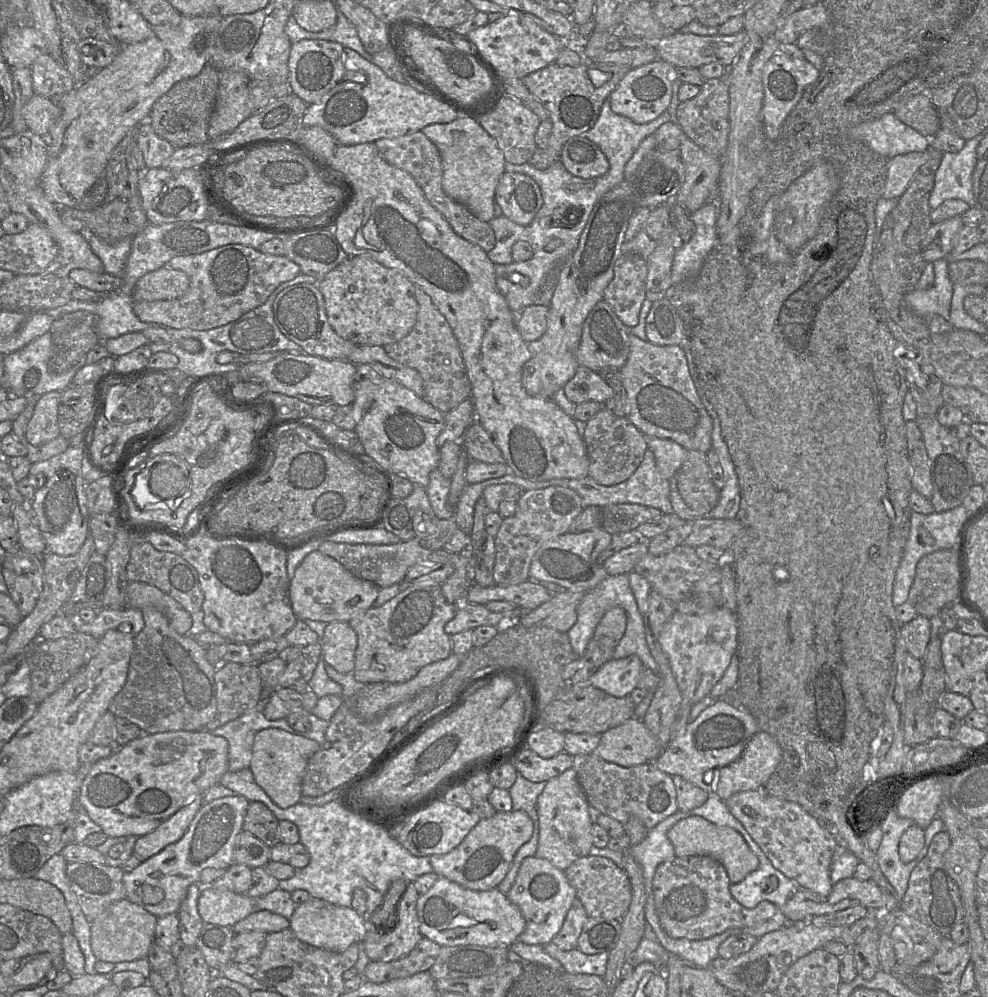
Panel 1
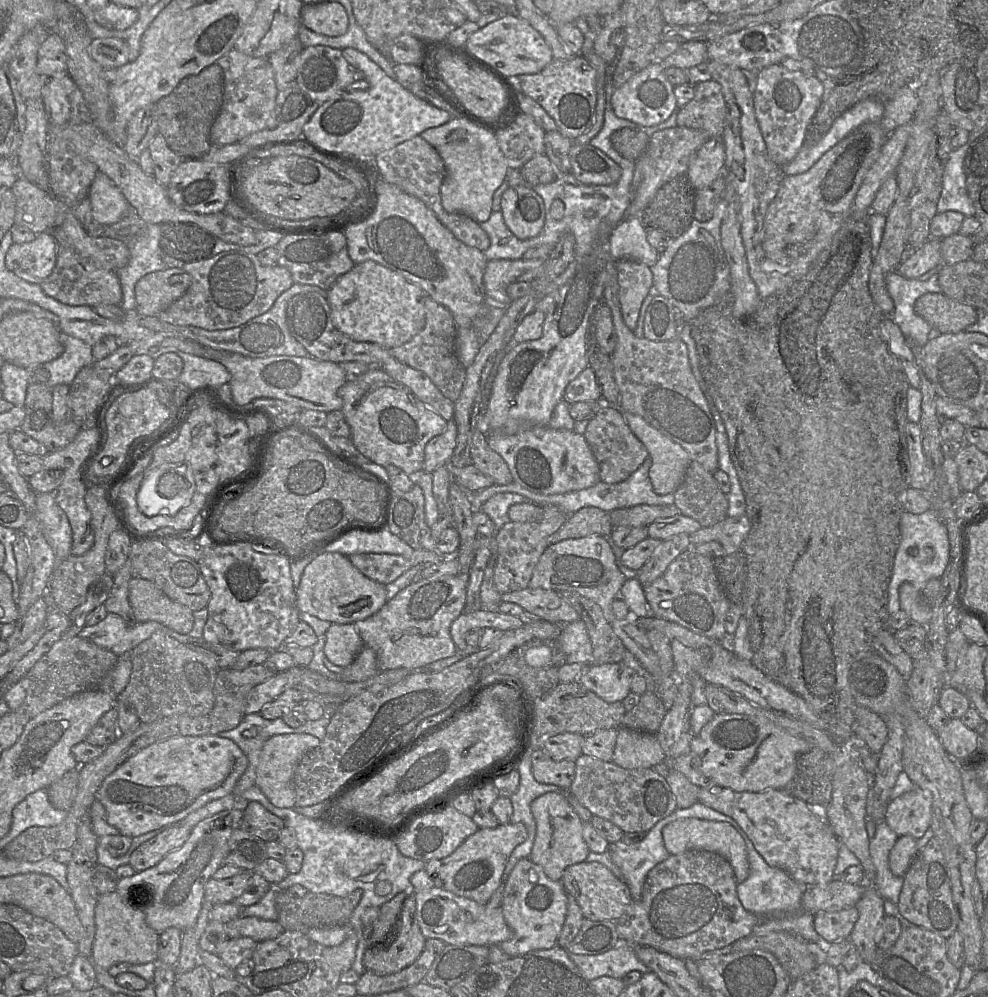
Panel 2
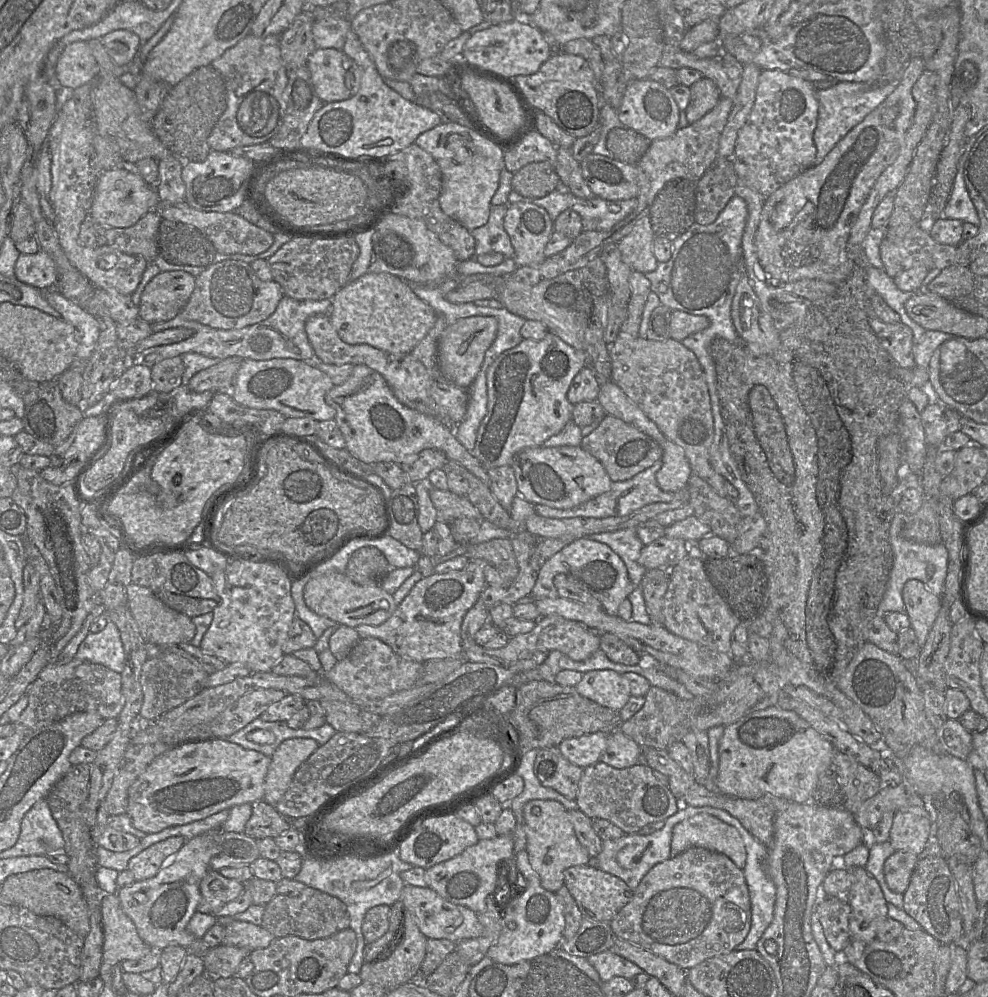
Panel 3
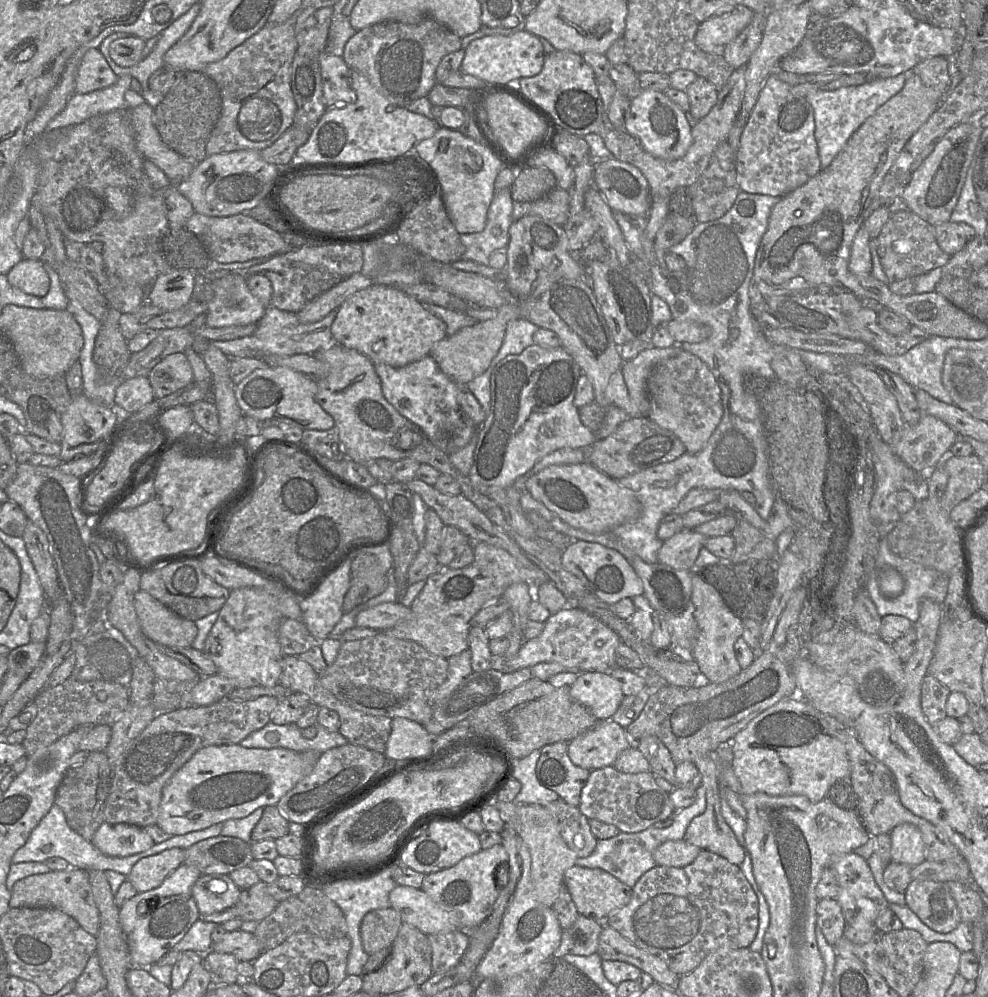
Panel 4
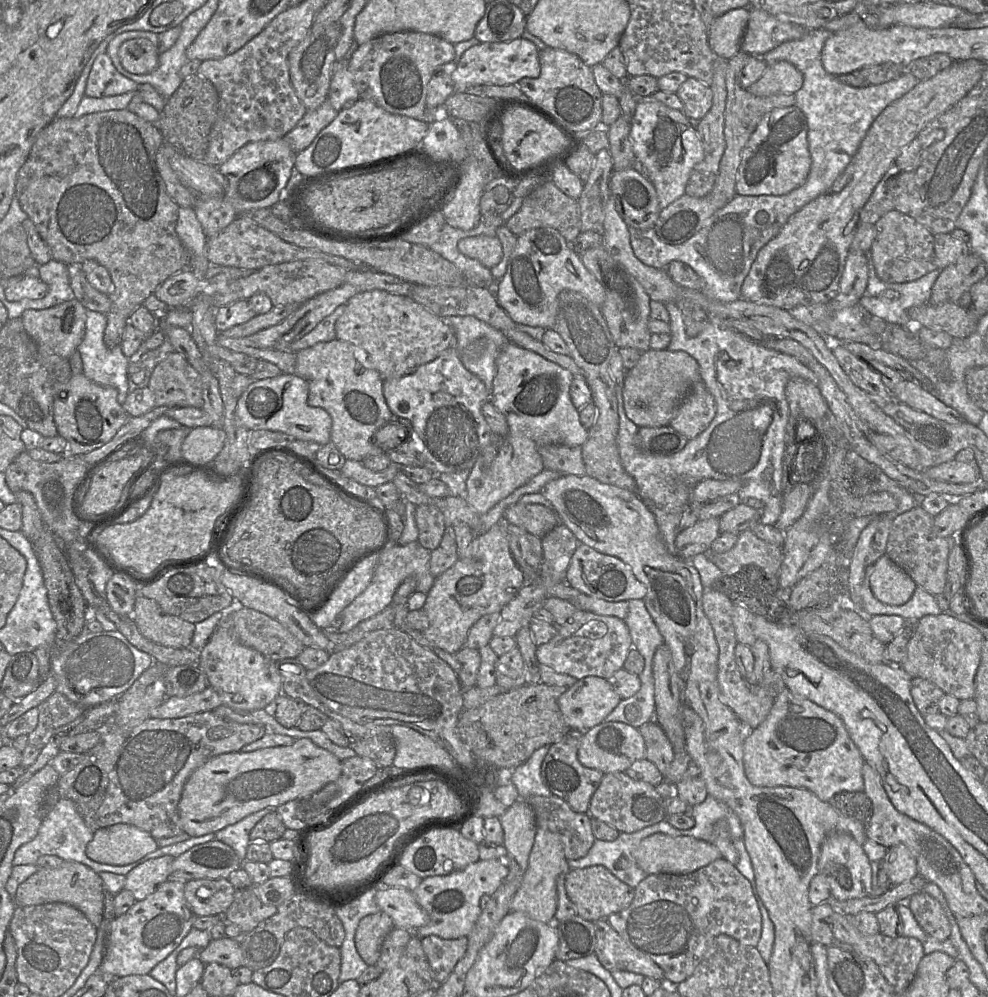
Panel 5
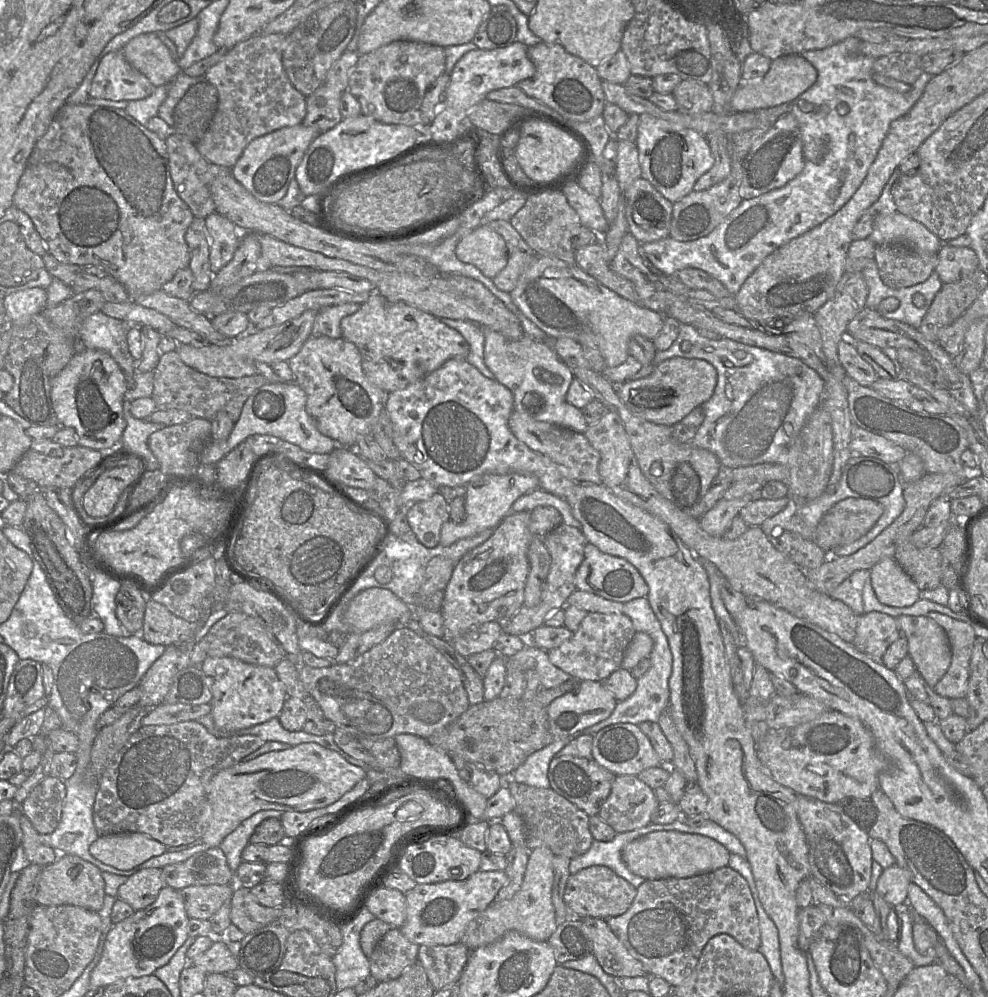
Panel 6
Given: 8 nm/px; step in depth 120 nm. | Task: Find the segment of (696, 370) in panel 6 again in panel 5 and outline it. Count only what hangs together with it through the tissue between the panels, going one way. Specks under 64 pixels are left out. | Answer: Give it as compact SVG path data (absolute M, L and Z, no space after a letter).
M650 348L642 352L637 364L626 372L622 385L625 412L638 427L667 426L676 415L681 401L692 385L699 380L701 380L701 375L698 362L687 352Z

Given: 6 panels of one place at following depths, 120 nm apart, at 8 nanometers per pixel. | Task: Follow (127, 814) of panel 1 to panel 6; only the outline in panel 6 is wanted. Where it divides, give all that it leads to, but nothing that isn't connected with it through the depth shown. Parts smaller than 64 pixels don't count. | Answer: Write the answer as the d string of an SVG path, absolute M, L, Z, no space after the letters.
M313 742L270 751L250 761L241 761L219 771L208 784L207 798L212 808L212 818L200 841L207 844L208 848L219 847L222 840L242 821L261 810L308 811L326 807L339 800L366 777L366 769L348 763L337 752Z

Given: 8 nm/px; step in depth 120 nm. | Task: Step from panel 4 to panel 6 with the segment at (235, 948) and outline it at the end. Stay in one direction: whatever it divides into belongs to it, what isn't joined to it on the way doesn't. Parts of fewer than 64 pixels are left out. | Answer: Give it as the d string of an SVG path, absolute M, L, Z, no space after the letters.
M215 938L211 947L195 957L191 964L202 969L206 974L233 971L239 968L238 959L230 951L226 939Z

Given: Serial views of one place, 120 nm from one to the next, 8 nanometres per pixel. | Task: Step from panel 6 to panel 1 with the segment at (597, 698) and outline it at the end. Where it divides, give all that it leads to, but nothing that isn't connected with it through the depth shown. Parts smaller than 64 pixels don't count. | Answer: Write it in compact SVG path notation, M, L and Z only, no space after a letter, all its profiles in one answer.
M636 655L611 659L589 678L588 683L613 697L623 698L637 688L643 670L644 666Z

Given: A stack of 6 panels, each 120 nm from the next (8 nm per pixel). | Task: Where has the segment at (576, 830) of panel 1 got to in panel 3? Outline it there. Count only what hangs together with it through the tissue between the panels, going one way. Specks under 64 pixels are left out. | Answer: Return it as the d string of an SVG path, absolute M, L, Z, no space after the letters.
M531 800L524 806L523 816L529 862L539 875L542 887L556 893L564 885L564 871L572 866L588 865L590 855L578 841L569 817L569 811L561 803L555 800Z

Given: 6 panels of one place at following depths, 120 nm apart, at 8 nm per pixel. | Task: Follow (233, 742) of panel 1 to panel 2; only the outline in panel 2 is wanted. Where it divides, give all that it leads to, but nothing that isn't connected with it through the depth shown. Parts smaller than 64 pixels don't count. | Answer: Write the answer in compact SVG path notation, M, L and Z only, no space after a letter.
M260 713L245 715L236 728L218 734L219 737L234 741L248 758L247 769L239 779L234 792L237 797L239 793L255 785L256 768L265 741L274 735L282 734L301 733L296 731L296 728L289 727L283 718L267 720Z

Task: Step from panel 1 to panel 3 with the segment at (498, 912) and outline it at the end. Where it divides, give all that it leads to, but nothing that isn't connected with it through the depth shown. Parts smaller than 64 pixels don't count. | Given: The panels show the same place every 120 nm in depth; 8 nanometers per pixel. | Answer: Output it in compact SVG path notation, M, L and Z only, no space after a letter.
M404 886L401 893L403 910L409 910L415 916L418 928L427 939L447 939L460 942L465 939L477 938L482 935L483 927L478 915L469 908L453 904L429 887Z

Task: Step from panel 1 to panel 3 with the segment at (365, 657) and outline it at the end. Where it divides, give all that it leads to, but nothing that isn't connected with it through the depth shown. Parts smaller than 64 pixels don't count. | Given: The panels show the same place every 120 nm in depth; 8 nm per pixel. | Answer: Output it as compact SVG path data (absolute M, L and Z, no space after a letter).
M475 558L469 559L467 566L460 571L433 573L424 577L415 584L384 623L356 627L360 639L378 638L399 656L419 663L462 656L462 621L487 585L484 569L485 562Z

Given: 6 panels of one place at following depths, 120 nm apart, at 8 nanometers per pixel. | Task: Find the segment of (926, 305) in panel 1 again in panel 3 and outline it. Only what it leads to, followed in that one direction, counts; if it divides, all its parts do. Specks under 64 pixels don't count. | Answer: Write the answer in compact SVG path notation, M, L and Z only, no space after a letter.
M871 265L867 266L867 268L866 268L866 280L867 280L867 283L870 286L870 288L875 293L879 294L884 299L884 301L894 311L896 311L900 315L901 322L911 328L911 330L913 332L914 345L916 343L918 343L919 341L921 341L921 337L926 332L926 329L924 329L921 325L919 325L918 323L916 323L915 321L913 321L909 317L909 315L907 314L906 309L905 309L905 303L909 298L913 297L918 292L926 290L927 287L923 287L923 284L922 284L922 288L920 290L916 291L916 292L902 291L896 286L896 284L894 282L894 279L887 275L887 273L885 272L883 267L882 268L876 268L876 267L871 266Z

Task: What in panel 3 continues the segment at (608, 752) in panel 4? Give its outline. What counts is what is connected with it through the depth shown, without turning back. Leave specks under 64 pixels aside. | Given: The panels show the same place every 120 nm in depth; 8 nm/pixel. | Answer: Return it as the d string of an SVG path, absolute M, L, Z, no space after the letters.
M596 732L568 738L563 740L558 748L568 761L581 768L587 768L600 762L600 758L607 747L608 734Z

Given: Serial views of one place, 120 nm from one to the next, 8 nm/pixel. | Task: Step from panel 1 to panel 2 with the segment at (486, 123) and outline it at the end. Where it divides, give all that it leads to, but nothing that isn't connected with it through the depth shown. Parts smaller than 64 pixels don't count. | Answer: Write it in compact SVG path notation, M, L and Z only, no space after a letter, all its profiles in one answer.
M523 112L509 127L496 133L509 169L520 169L537 155L545 154L545 131Z

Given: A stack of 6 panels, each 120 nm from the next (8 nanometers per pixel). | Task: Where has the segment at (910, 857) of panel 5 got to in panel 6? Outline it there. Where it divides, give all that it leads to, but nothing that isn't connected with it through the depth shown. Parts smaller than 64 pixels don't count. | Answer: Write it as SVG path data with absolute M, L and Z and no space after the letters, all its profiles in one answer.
M897 864L883 869L875 891L892 907L907 906L908 887L911 877Z

